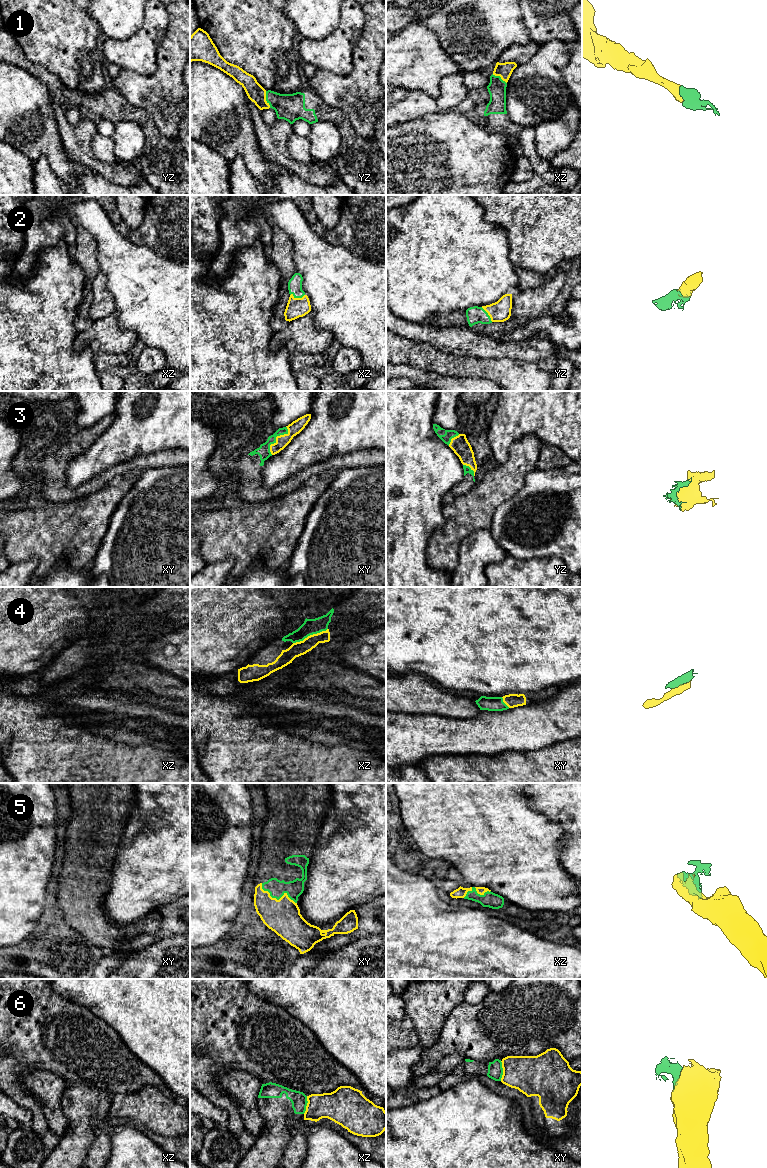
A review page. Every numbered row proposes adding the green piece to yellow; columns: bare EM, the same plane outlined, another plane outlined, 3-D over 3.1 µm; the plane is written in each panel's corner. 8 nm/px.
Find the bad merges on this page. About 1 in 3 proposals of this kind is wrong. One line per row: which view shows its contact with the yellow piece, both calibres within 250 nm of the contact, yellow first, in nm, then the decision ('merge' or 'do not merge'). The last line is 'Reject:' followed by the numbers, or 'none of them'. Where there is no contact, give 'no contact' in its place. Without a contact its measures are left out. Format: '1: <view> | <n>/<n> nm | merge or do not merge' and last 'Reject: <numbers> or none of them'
1: yz | 150/220 nm | merge
2: xz | 160/110 nm | merge
3: xy | 100/100 nm | merge
4: xz | 120/130 nm | merge
5: xy | 280/140 nm | merge
6: xy | 320/130 nm | do not merge
Reject: 6

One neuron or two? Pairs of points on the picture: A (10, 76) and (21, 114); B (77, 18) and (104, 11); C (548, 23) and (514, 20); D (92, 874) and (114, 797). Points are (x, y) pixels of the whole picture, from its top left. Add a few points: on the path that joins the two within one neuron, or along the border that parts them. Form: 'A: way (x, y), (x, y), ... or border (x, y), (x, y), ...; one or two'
A: way (10, 85), (10, 103), (12, 105); one
B: border (88, 10), (88, 13), (96, 21), (102, 32); two
C: border (520, 10), (531, 38); two
D: way (92, 855), (92, 819), (95, 816); one

